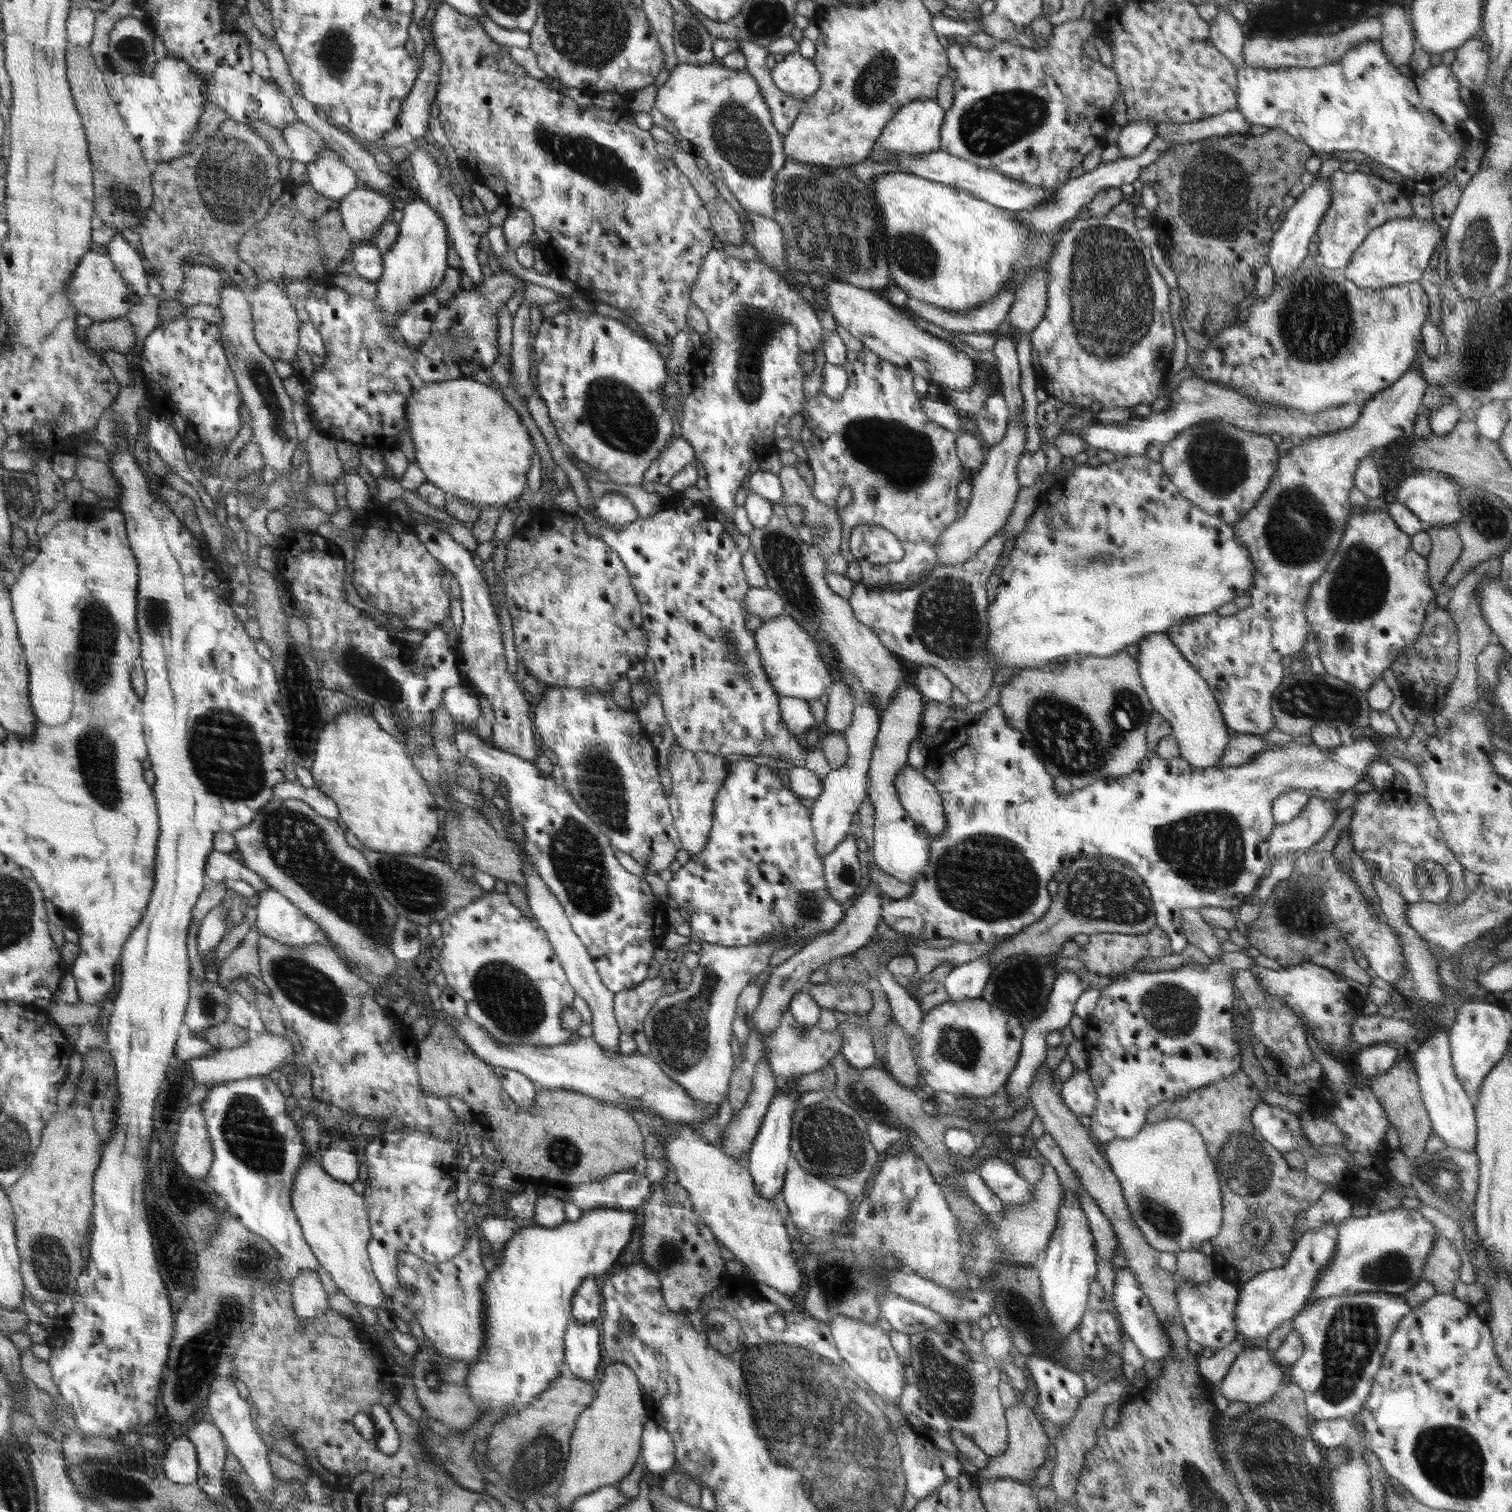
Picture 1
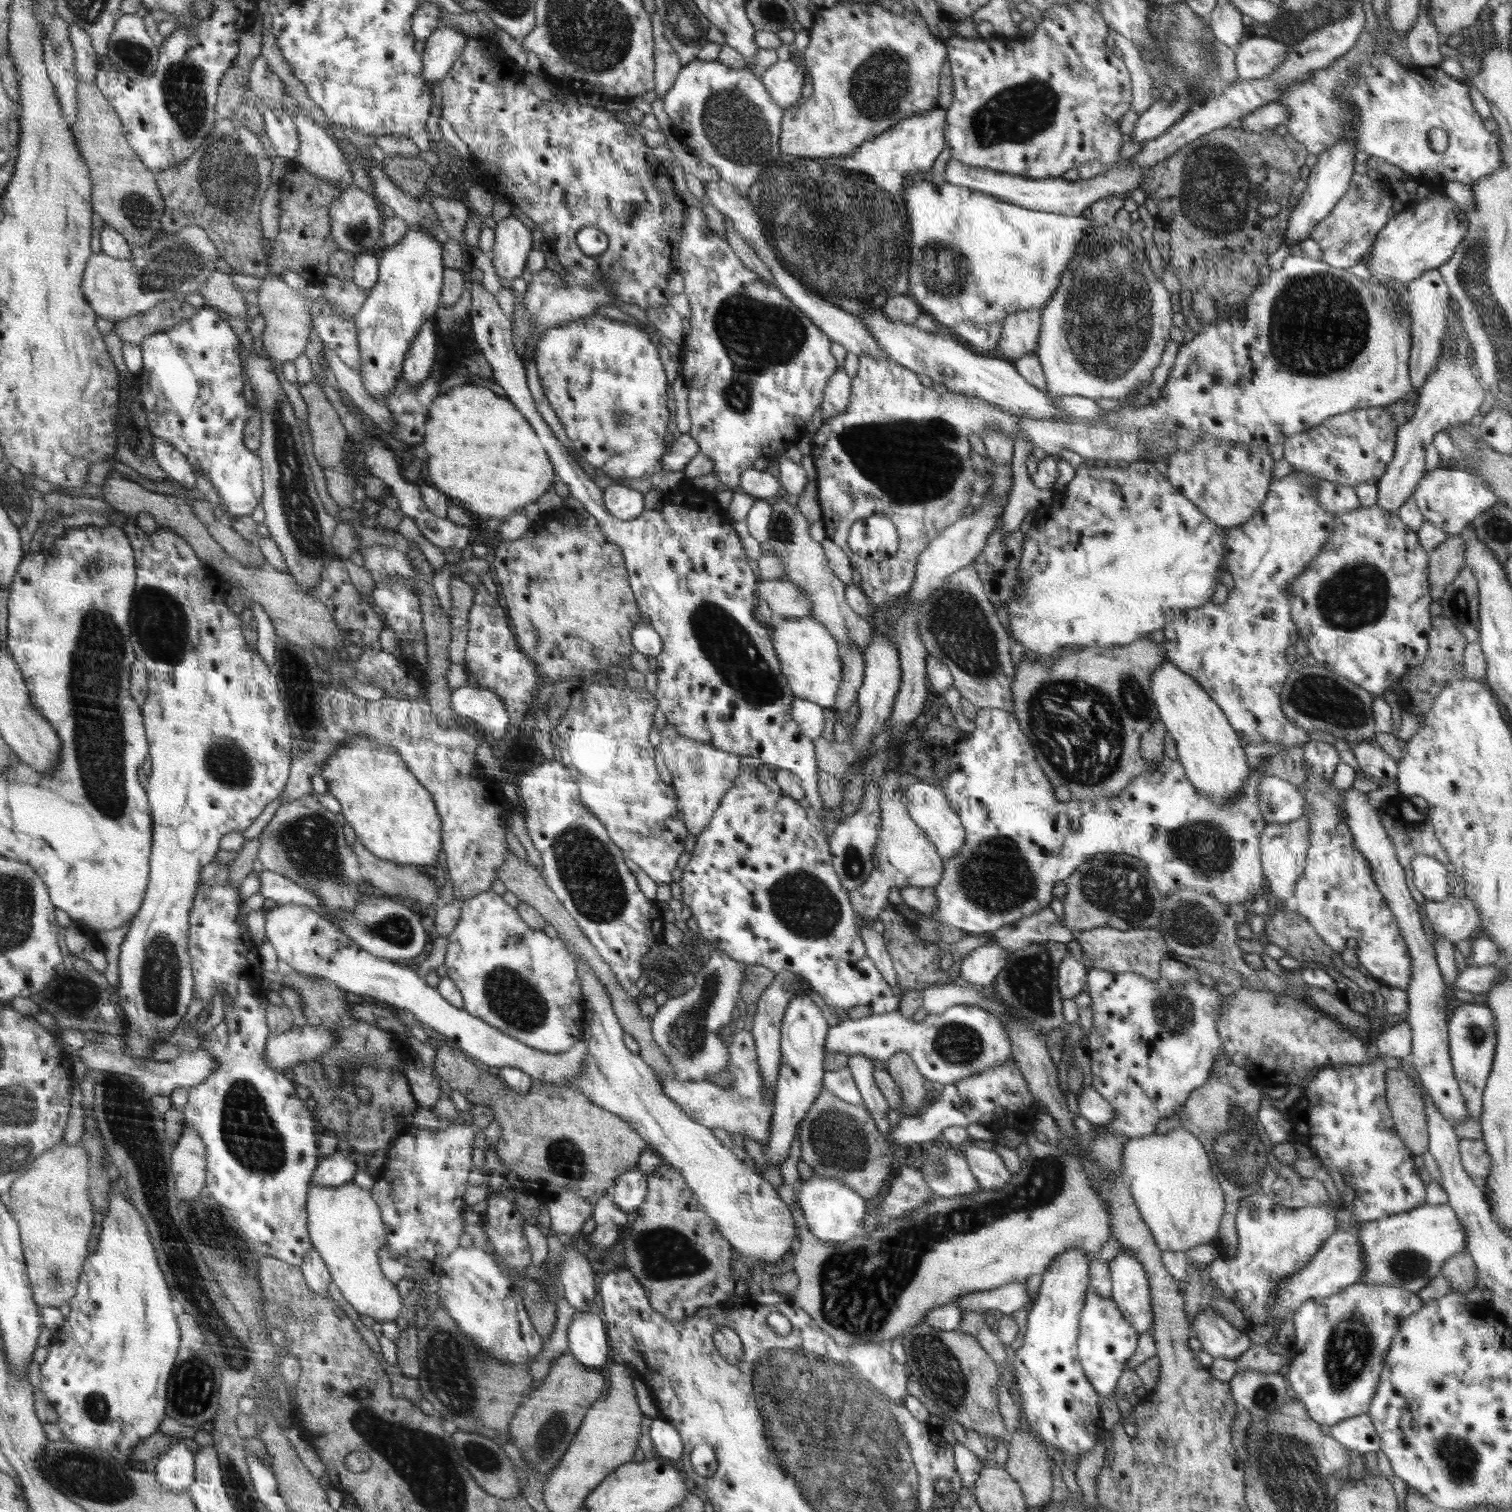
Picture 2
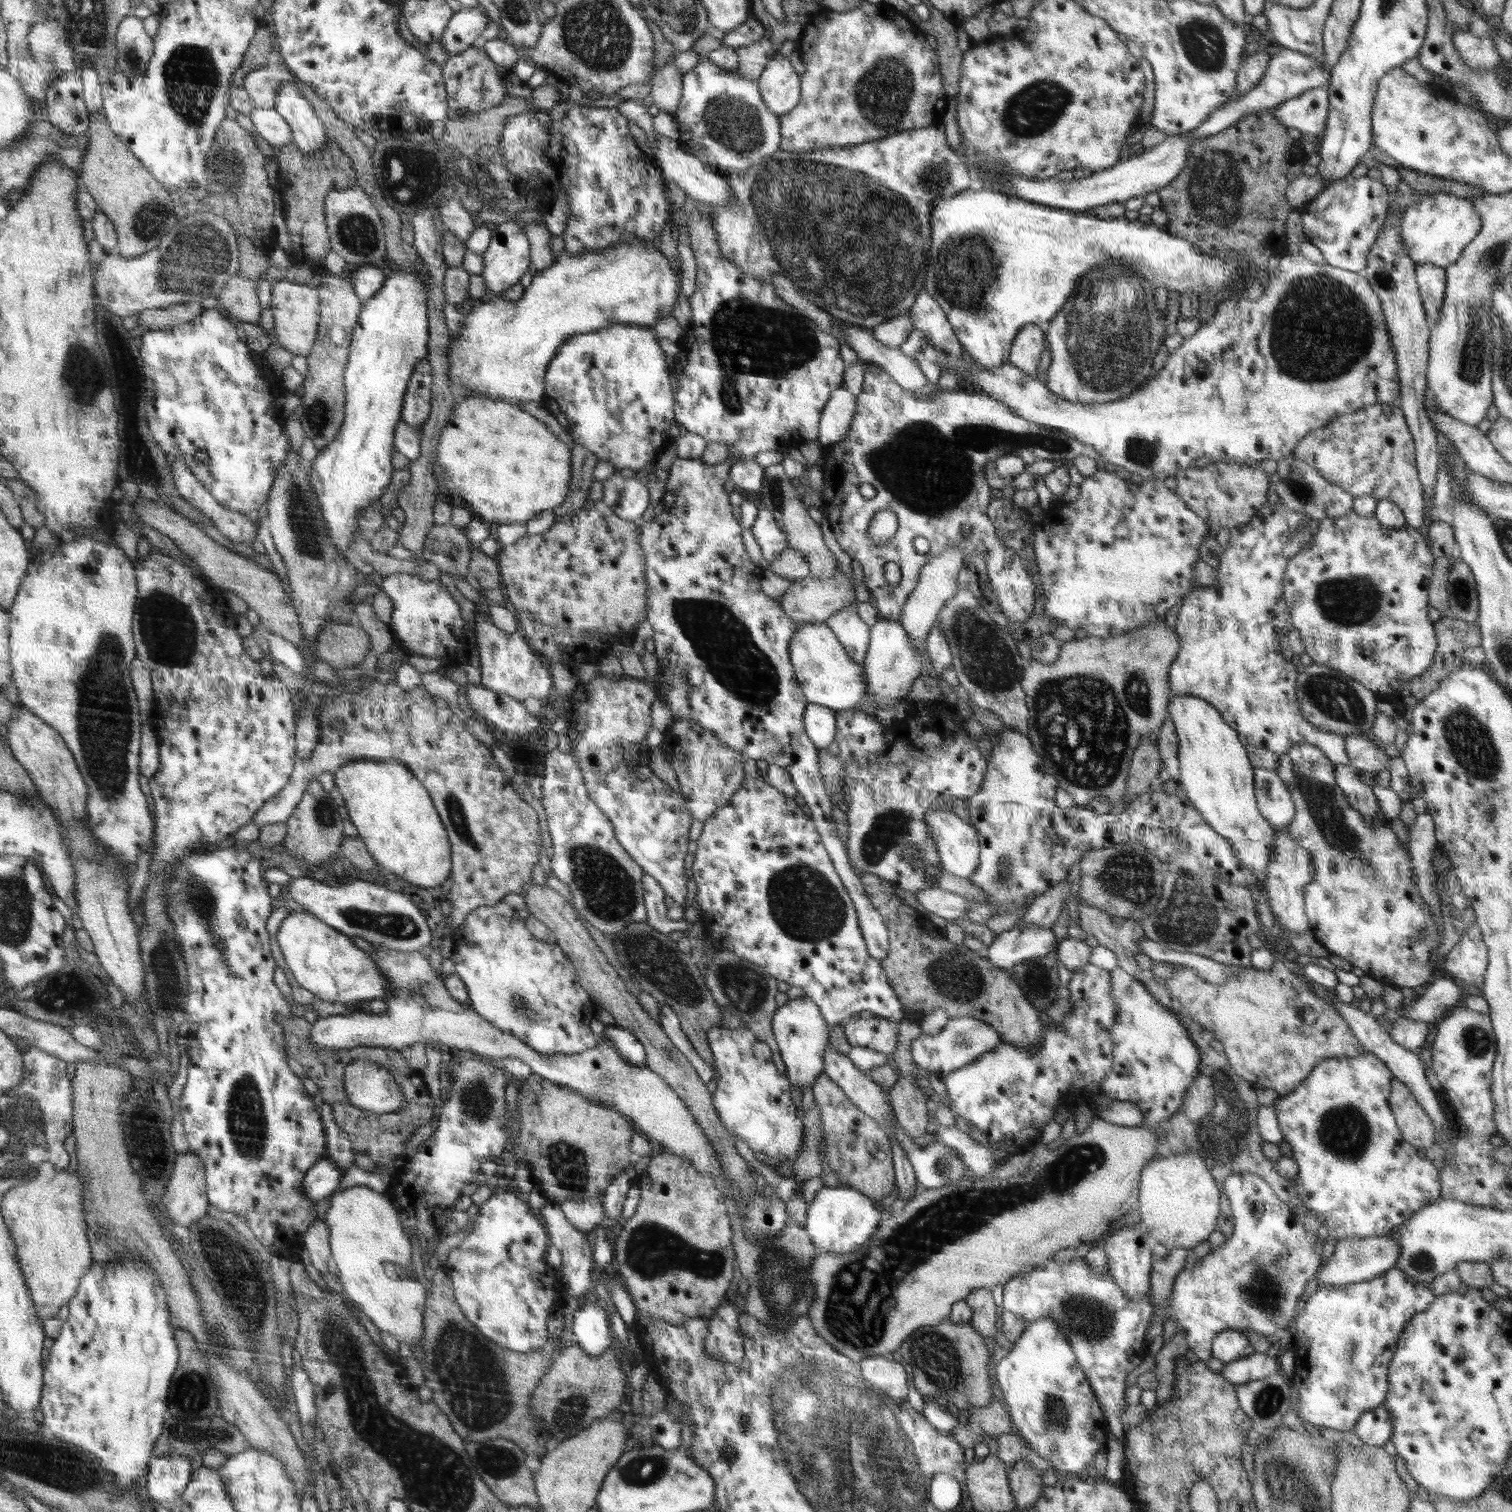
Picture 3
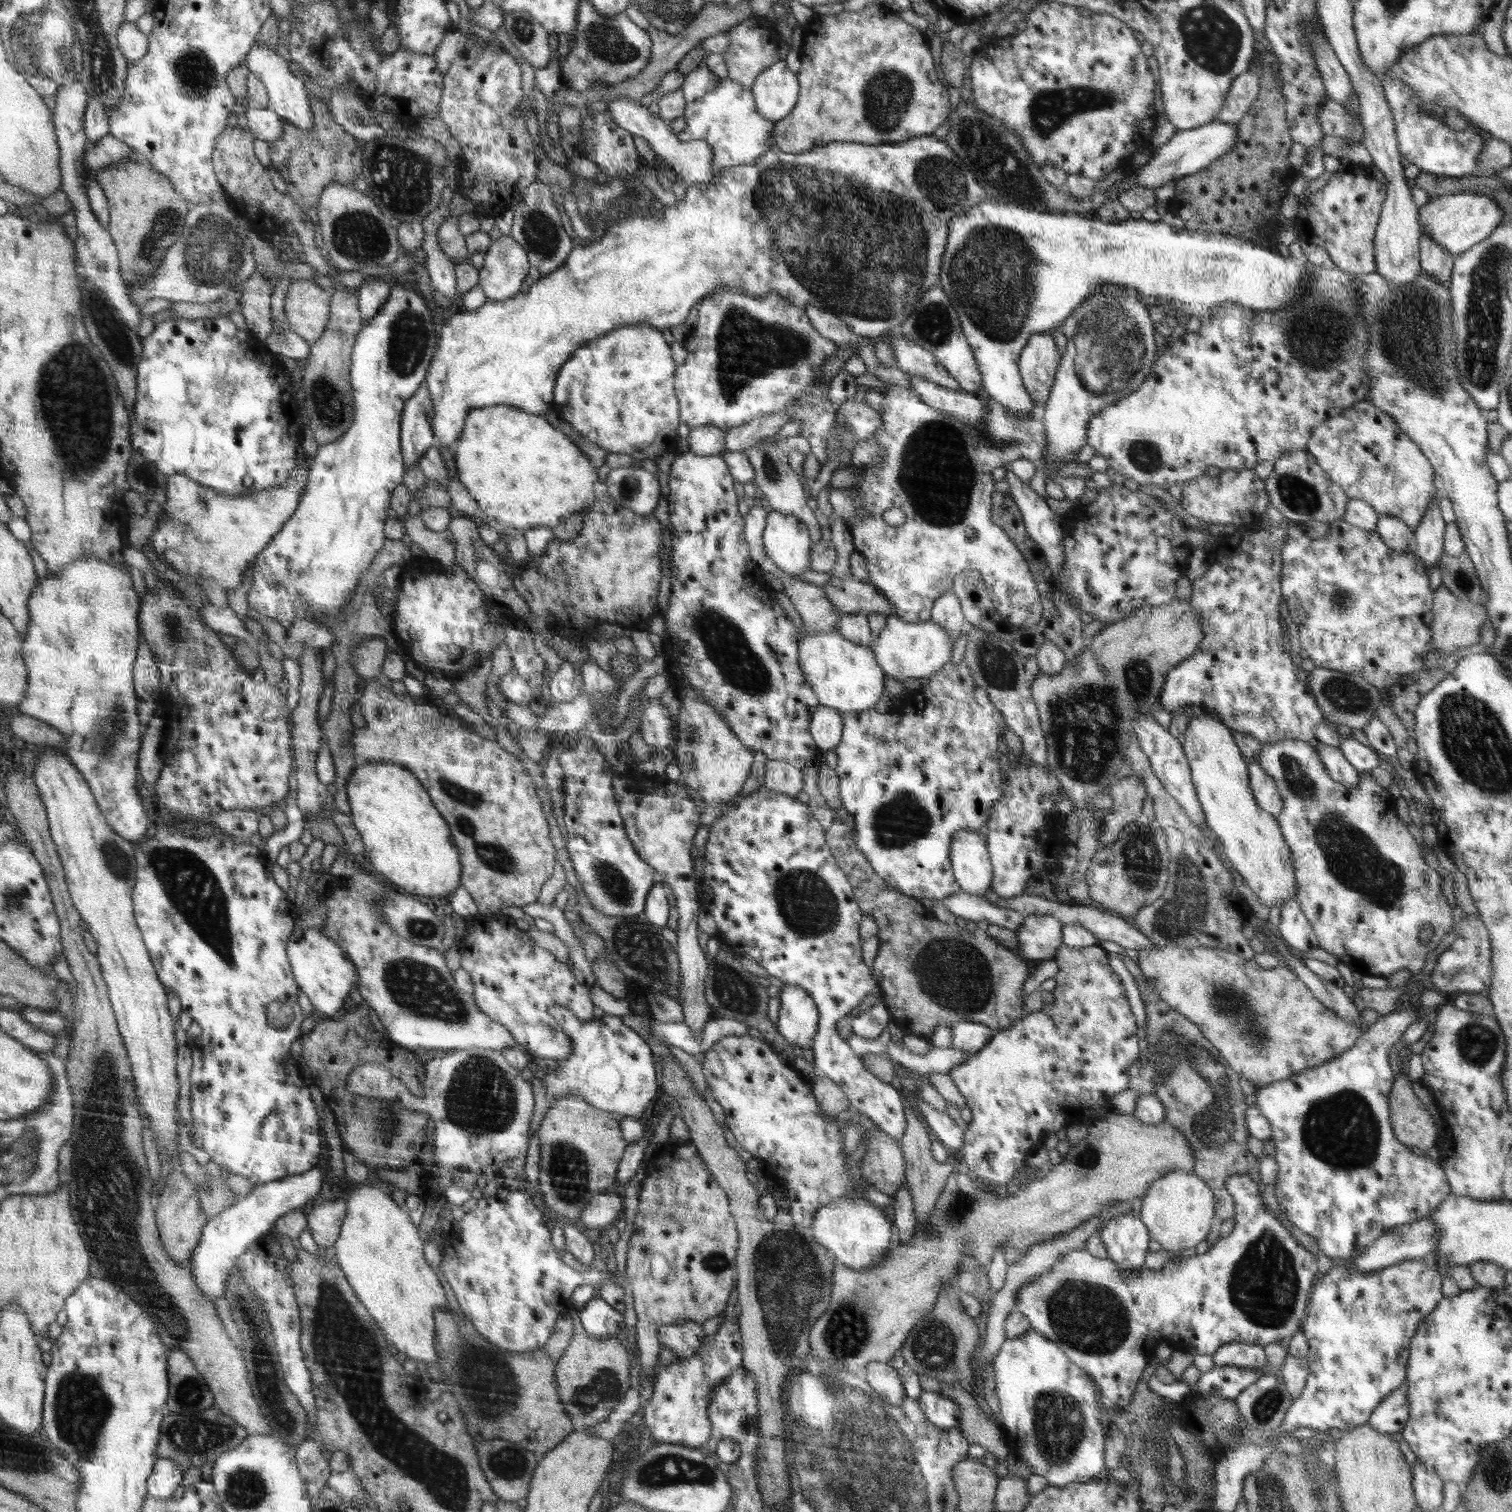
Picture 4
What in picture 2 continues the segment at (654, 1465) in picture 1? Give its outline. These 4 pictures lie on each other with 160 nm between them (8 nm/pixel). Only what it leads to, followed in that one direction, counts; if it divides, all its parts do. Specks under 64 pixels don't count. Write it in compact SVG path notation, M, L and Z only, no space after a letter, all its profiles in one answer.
M655 1417L650 1424L650 1440L657 1456L679 1464L684 1449L680 1433L676 1427L668 1421Z

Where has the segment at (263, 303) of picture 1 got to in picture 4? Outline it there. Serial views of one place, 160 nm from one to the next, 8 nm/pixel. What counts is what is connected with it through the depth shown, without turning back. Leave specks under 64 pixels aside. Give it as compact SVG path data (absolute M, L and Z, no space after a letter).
M300 279L285 294L285 315L293 331L313 345L327 328L330 316L330 293L312 280Z

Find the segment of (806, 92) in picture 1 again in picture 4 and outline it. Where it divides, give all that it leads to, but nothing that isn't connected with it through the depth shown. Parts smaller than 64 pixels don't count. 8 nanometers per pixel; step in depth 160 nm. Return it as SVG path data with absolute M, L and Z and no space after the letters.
M783 61L762 71L750 91L755 95L756 110L774 124L791 114L799 98L796 74Z

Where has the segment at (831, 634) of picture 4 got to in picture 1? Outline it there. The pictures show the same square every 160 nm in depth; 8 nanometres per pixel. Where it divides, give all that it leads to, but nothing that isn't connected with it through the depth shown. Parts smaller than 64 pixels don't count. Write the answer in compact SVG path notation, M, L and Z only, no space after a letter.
M784 614L763 621L761 626L754 632L756 634L756 646L760 646L760 658L764 658L764 669L768 670L768 680L775 690L782 696L791 696L804 700L812 700L823 696L828 692L828 688L832 685L831 671L828 670L828 664L820 659L820 647L815 643L815 638L808 634L794 618L790 618Z

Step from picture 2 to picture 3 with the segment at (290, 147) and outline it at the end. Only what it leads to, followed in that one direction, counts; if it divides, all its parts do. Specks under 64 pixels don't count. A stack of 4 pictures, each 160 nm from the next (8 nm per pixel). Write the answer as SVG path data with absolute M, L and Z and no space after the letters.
M272 108L254 109L250 114L257 134L267 140L275 149L289 144L293 140L290 125Z

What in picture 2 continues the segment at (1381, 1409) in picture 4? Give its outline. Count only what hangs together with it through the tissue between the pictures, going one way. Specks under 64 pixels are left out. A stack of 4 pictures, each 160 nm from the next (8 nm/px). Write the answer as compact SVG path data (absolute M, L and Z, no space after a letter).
M1367 1413L1344 1419L1330 1427L1330 1436L1349 1450L1361 1453L1378 1451L1380 1439Z

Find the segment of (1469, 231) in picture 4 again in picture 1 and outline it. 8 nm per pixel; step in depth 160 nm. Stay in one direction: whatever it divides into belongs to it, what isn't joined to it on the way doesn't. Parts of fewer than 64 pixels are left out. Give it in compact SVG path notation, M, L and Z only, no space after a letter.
M1416 216L1395 218L1371 230L1352 254L1343 275L1358 288L1378 288L1420 281L1434 250L1442 244L1442 233L1435 221L1426 221Z

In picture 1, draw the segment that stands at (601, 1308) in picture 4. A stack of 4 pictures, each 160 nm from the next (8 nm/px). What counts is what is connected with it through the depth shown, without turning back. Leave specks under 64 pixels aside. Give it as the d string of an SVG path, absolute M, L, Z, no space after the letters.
M568 1314L565 1368L586 1382L596 1382L596 1367L600 1364L600 1332L593 1324L576 1324Z

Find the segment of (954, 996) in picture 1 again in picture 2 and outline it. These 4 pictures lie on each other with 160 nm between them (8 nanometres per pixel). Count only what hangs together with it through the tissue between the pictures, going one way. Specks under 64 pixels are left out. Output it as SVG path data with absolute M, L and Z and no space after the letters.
M994 942L974 949L961 962L958 984L990 986L1006 966L1007 956L1011 952L1012 950L1004 951Z

